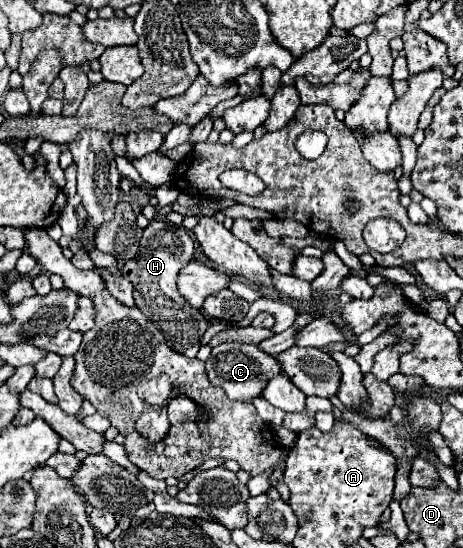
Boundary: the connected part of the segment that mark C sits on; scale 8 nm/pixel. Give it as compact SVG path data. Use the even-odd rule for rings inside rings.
M224 342L212 348L210 358L206 360L206 374L208 374L208 380L214 386L222 388L230 400L250 402L256 396L262 396L264 384L268 384L268 380L280 374L280 364L274 356L258 350L258 346L250 346L242 342Z

